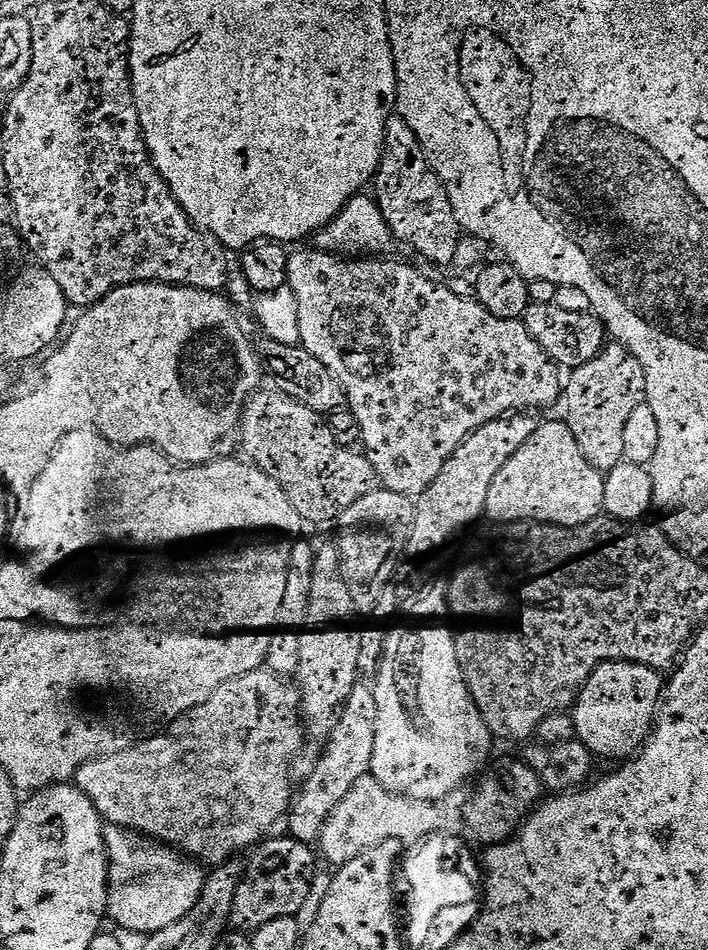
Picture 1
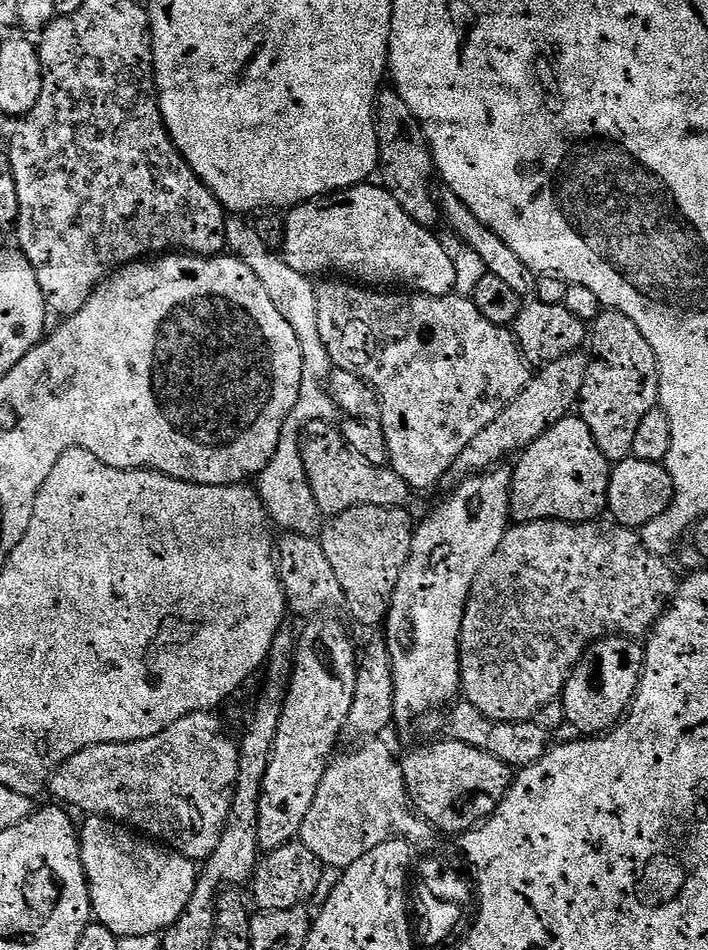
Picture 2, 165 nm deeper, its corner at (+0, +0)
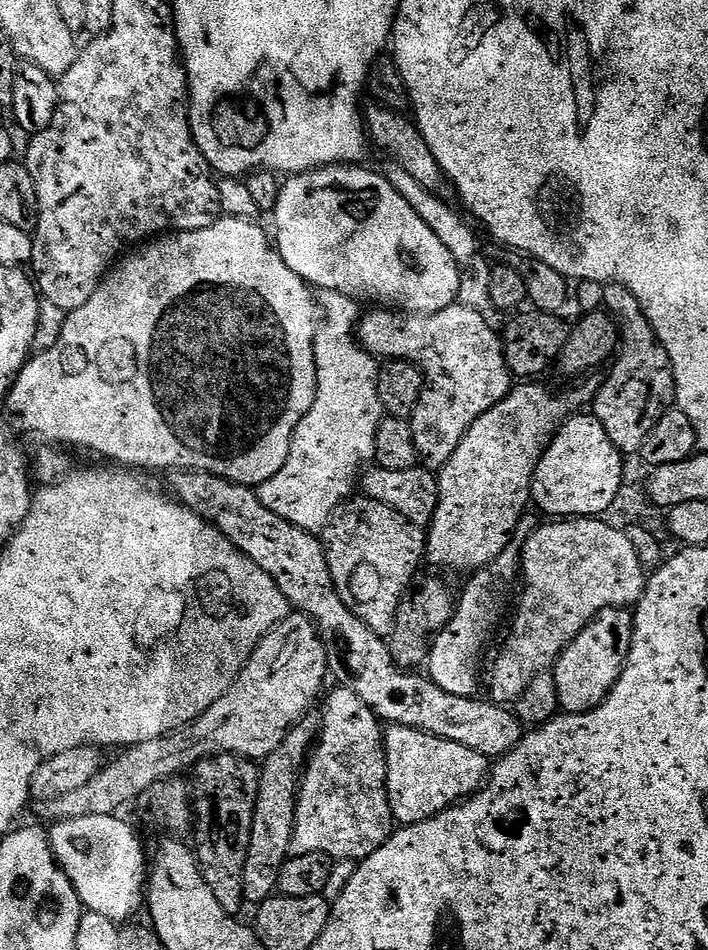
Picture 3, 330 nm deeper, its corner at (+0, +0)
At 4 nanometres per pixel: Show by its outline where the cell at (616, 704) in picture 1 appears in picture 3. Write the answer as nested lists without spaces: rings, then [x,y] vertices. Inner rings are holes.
[[[605,608],[564,647],[556,657],[556,696],[554,700],[565,713],[586,712],[596,707],[620,676],[622,667],[622,640],[616,631],[620,628],[617,609]]]

